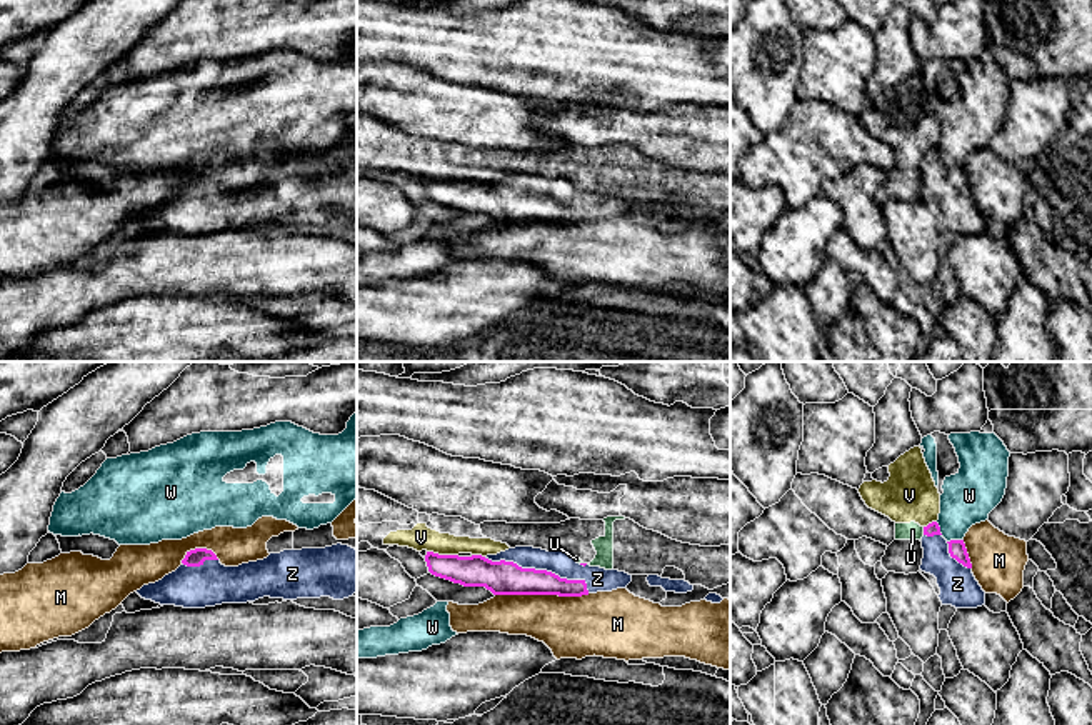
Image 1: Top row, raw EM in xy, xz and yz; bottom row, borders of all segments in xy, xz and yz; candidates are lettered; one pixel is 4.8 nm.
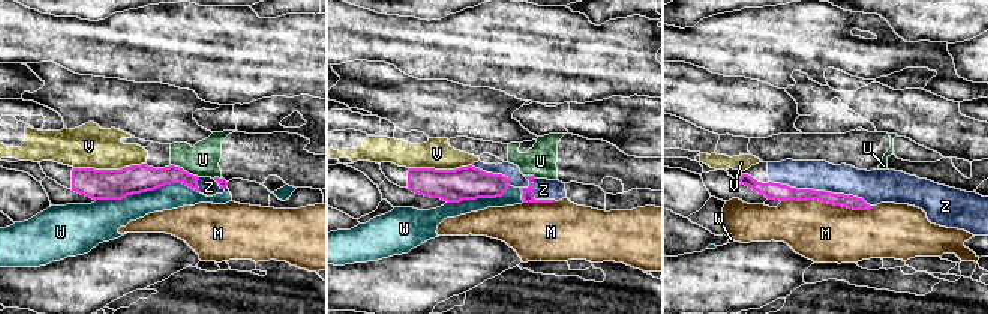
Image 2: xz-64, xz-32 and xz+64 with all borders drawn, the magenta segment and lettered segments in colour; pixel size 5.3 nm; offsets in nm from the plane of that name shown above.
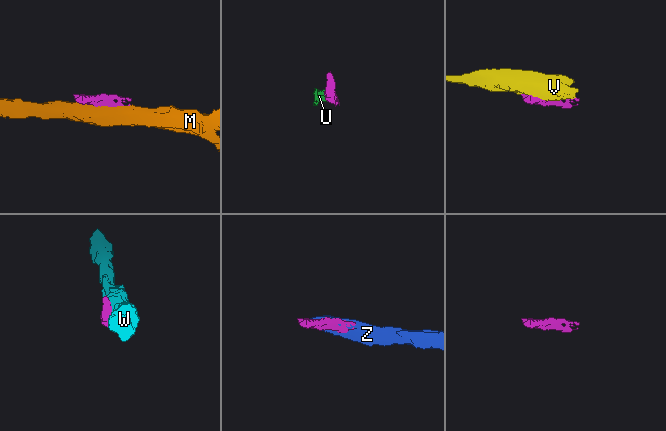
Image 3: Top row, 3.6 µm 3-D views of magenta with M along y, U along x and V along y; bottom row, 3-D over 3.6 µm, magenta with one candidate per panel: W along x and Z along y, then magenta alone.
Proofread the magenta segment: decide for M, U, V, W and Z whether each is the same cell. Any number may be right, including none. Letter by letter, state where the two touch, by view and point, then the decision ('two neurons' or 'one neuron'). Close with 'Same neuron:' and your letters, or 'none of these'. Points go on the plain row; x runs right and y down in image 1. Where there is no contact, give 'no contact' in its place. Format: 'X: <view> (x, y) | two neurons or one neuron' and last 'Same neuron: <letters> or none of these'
M: xz (542, 220) | two neurons
U: yz (924, 157) | two neurons
V: xz (442, 182) | two neurons
W: yz (954, 167) | two neurons
Z: xz (539, 197) | one neuron
Same neuron: Z

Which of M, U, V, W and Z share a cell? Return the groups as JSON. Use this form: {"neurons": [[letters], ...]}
{"neurons": [["M"], ["U", "V"], ["W"], ["Z"]]}

